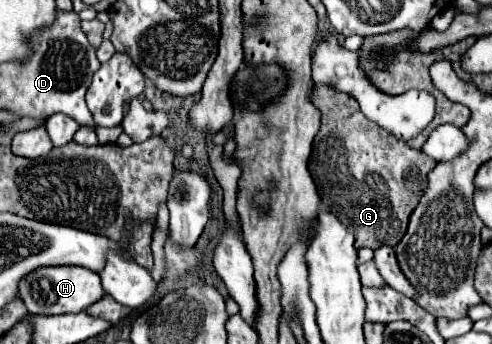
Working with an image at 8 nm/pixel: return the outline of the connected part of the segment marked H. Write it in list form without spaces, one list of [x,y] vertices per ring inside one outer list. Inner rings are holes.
[[[40,266],[20,280],[20,298],[30,314],[78,314],[104,296],[100,276],[82,266]]]

